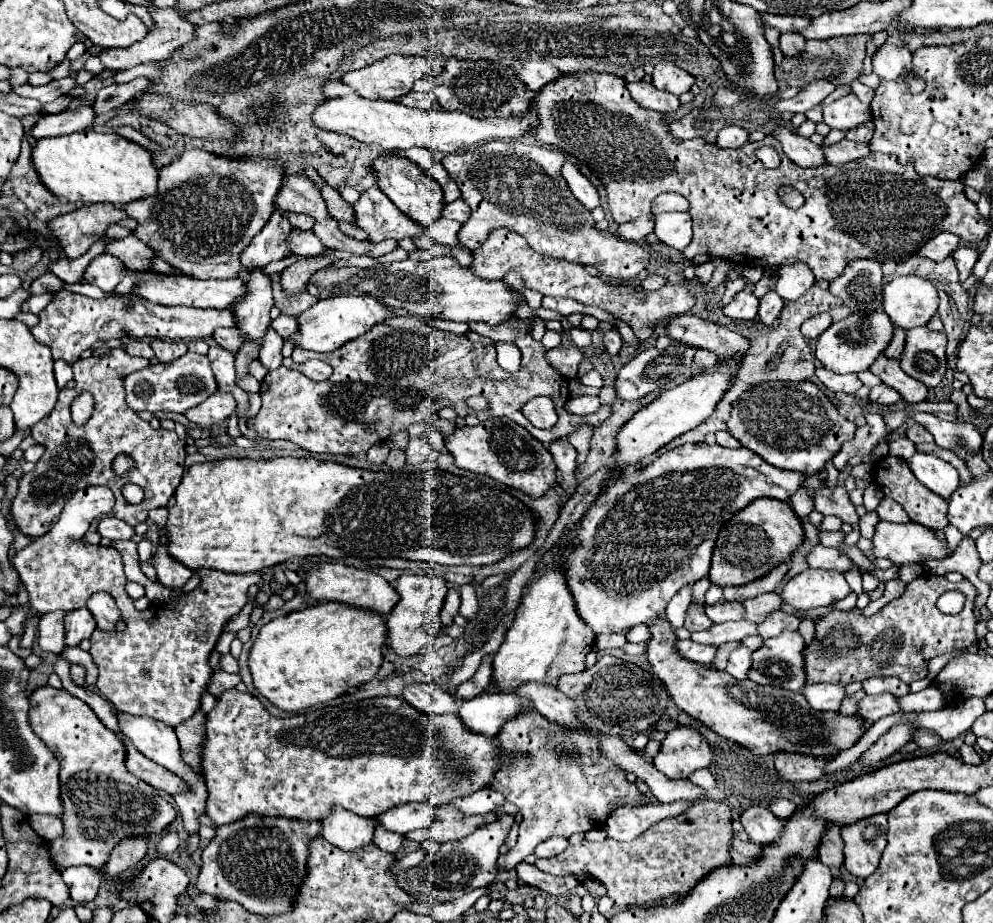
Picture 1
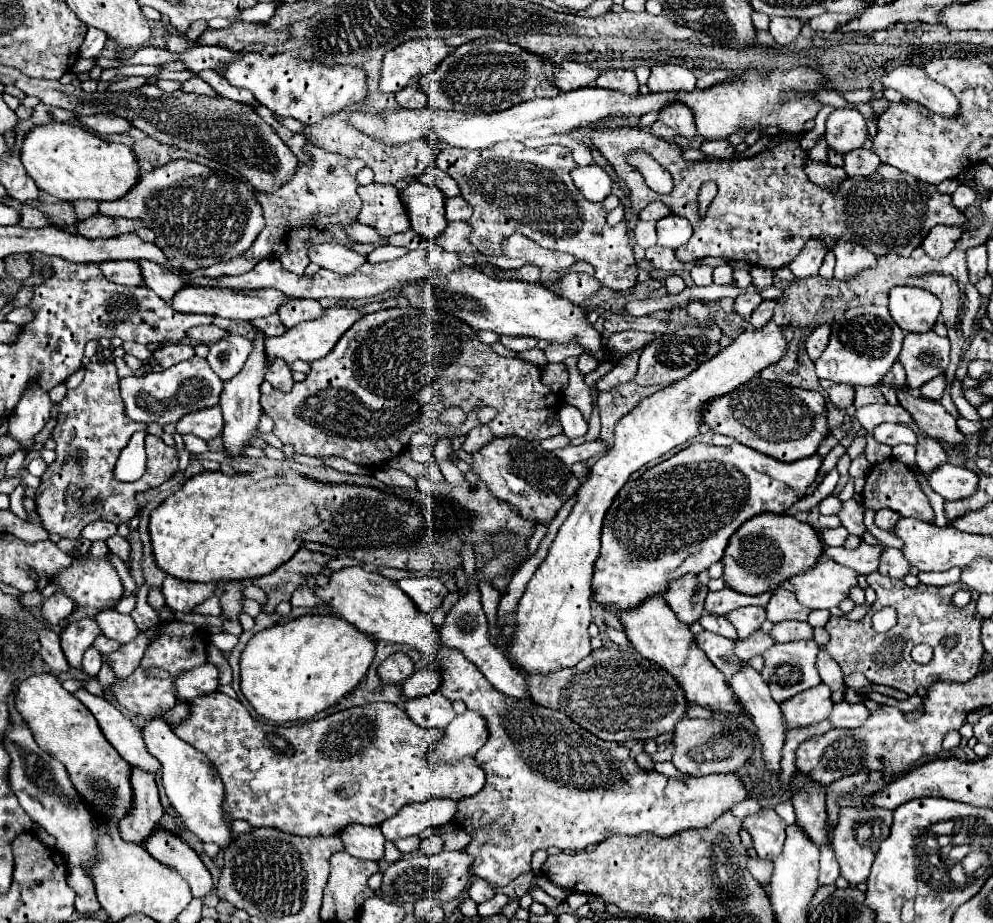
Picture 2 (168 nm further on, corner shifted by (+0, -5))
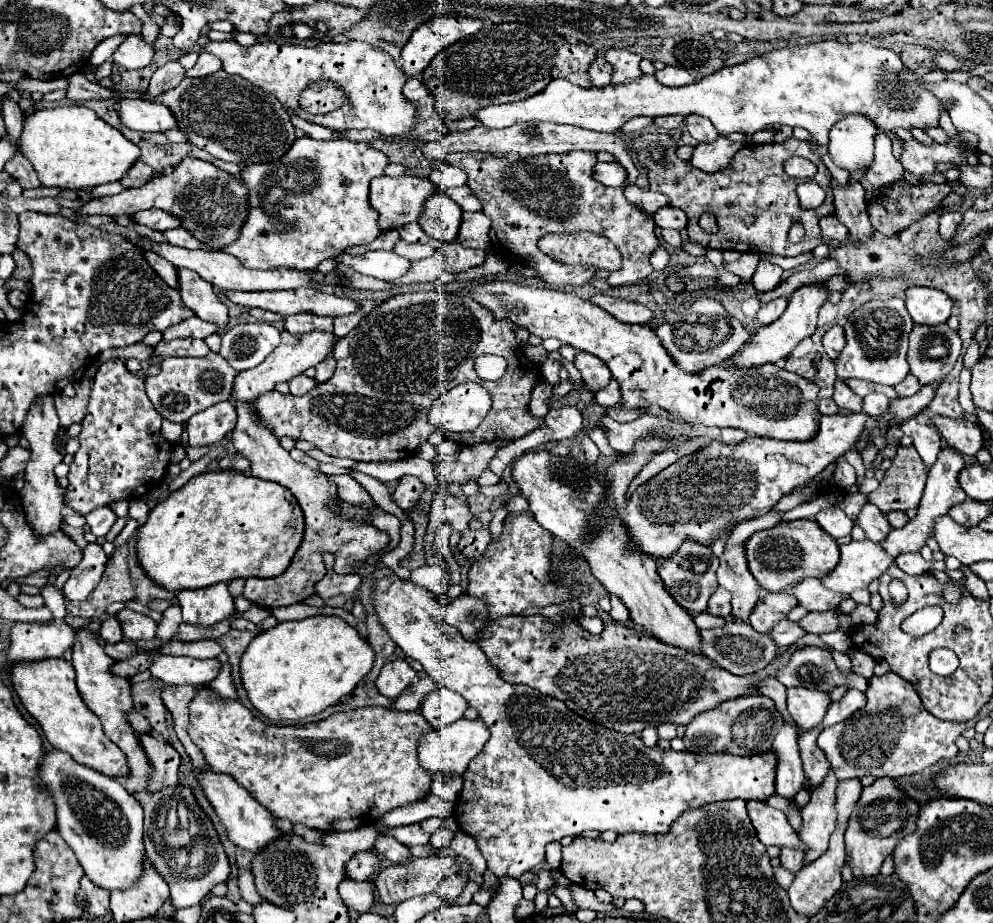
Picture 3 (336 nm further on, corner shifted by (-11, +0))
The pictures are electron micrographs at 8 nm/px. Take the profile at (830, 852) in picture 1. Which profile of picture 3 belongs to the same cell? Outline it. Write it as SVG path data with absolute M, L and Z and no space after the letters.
M820 724L820 726L804 732L798 740L800 752L802 752L800 756L802 756L802 764L804 764L804 788L806 790L818 788L830 772L830 766L828 766L828 760L824 758L824 752L816 746L816 738L822 728L824 726Z

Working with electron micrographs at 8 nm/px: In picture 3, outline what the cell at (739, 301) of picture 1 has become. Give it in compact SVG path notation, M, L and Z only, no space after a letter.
M760 260L758 262L758 270L752 276L752 284L754 284L756 292L762 294L762 292L774 290L782 280L782 272L784 270L780 266L774 266L774 264L766 262L766 260Z

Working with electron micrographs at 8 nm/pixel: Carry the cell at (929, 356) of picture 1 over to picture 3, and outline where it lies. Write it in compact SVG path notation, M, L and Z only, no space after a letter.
M948 324L914 326L908 348L910 372L920 380L920 384L940 382L942 376L954 368L960 352L960 336L950 330Z

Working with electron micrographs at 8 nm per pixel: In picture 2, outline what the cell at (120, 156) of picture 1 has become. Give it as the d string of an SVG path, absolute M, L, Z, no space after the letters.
M59 121L37 125L27 133L21 163L41 191L61 201L113 201L125 195L139 179L137 159L127 145L107 143L79 125Z

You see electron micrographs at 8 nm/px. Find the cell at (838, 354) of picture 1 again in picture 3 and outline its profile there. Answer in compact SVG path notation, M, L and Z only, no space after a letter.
M900 298L872 300L862 308L854 310L848 316L848 322L844 324L846 346L834 362L836 376L842 380L860 378L860 380L870 380L876 384L890 384L890 386L902 382L910 372L906 362L906 350L908 350L908 334L912 332L912 328L914 322L904 306L904 300Z

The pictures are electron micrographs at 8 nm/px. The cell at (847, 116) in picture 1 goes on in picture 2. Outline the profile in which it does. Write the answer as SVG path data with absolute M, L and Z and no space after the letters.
M855 107L835 109L827 119L825 141L831 151L841 155L863 147L867 141L867 125Z

